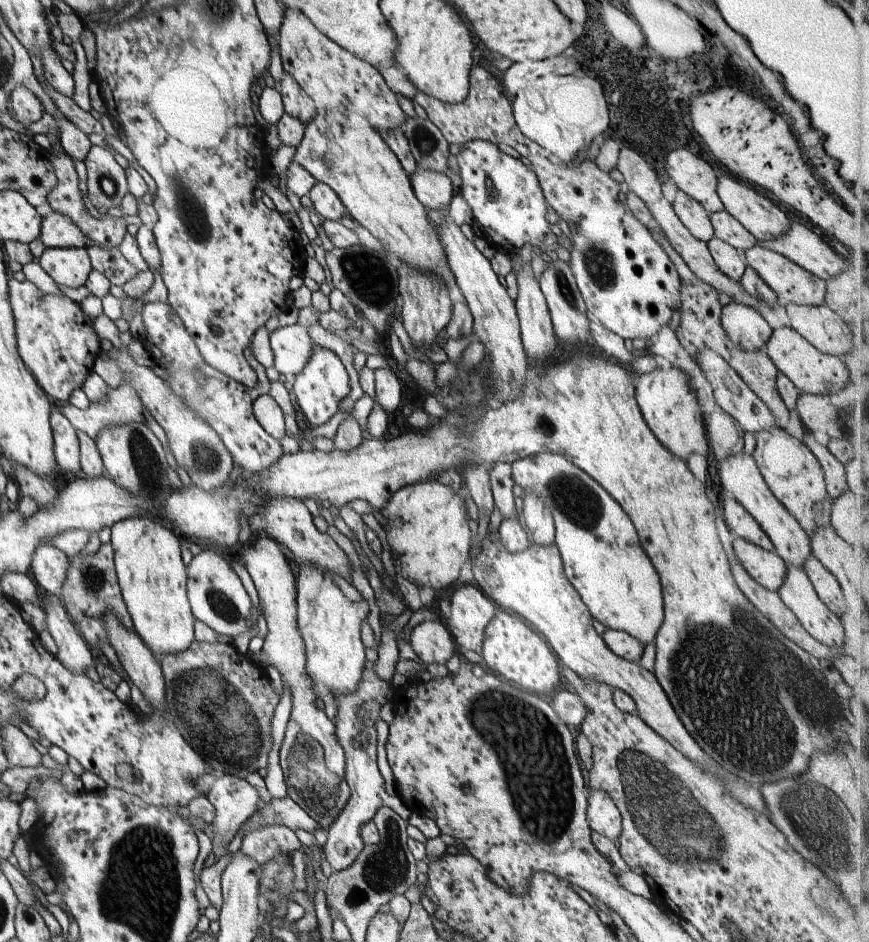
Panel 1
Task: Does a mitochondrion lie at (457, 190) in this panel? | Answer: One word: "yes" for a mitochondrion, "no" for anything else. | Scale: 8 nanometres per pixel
no

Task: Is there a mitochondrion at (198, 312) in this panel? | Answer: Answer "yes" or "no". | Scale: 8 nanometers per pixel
no

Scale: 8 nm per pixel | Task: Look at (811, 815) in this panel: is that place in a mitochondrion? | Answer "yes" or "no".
yes

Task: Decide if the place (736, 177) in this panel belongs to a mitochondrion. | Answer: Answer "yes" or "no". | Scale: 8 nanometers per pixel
no

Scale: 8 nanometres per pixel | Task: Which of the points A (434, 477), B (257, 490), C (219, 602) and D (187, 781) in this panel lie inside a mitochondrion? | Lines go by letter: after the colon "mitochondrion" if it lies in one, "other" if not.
A: other
B: other
C: mitochondrion
D: mitochondrion

